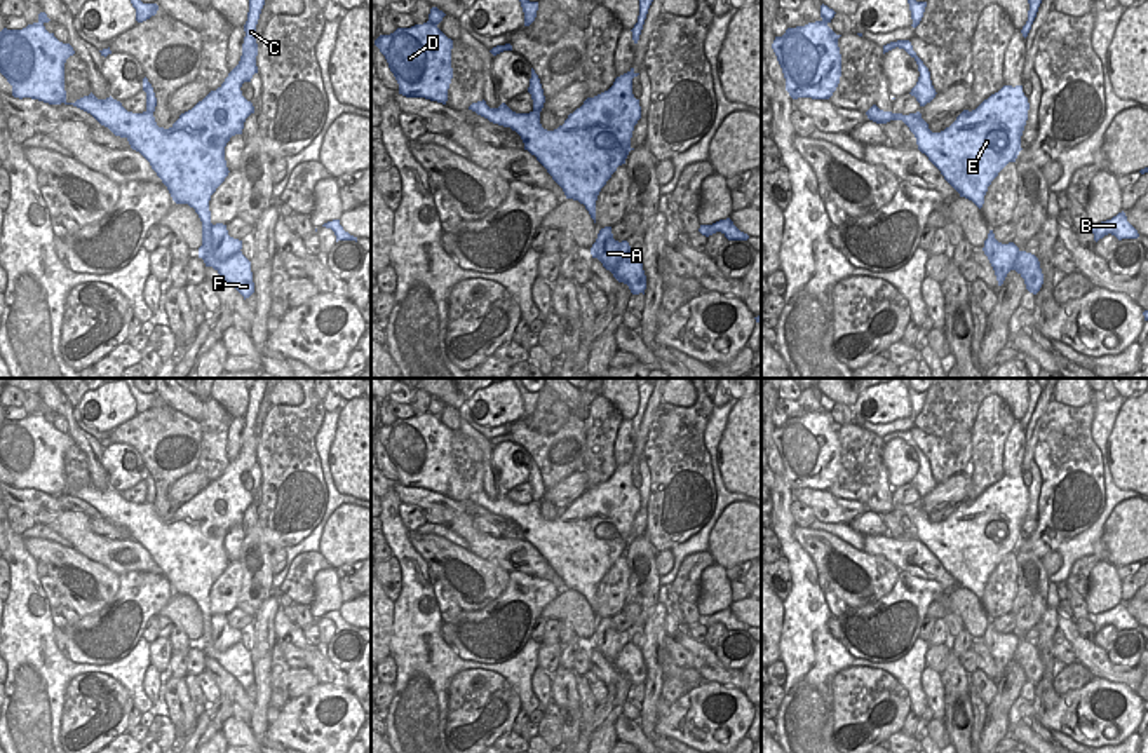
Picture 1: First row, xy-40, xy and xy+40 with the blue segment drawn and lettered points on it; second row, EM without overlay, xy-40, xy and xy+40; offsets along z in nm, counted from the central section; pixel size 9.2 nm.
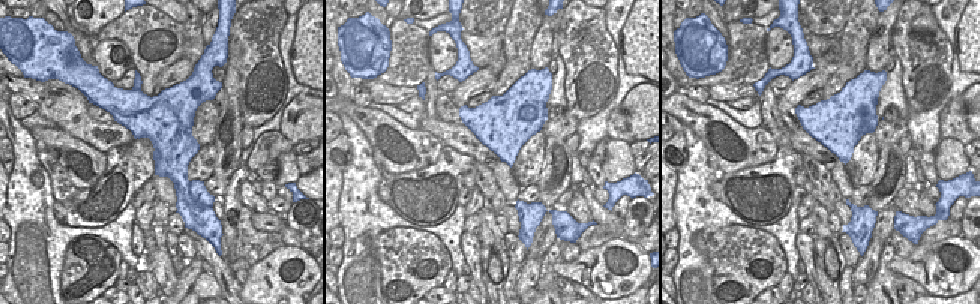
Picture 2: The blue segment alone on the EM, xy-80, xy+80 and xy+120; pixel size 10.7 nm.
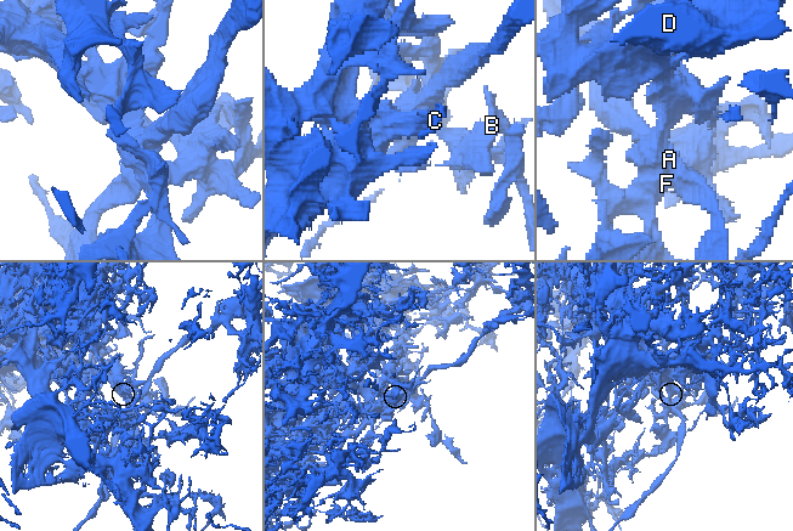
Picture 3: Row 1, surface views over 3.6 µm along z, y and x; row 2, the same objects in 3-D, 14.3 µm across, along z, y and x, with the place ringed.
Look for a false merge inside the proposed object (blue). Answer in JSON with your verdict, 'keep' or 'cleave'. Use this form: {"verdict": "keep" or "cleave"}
{"verdict": "cleave"}

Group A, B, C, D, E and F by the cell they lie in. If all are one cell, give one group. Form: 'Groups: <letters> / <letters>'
Groups: A / B C D E F

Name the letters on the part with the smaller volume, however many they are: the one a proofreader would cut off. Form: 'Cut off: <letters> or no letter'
Cut off: A

